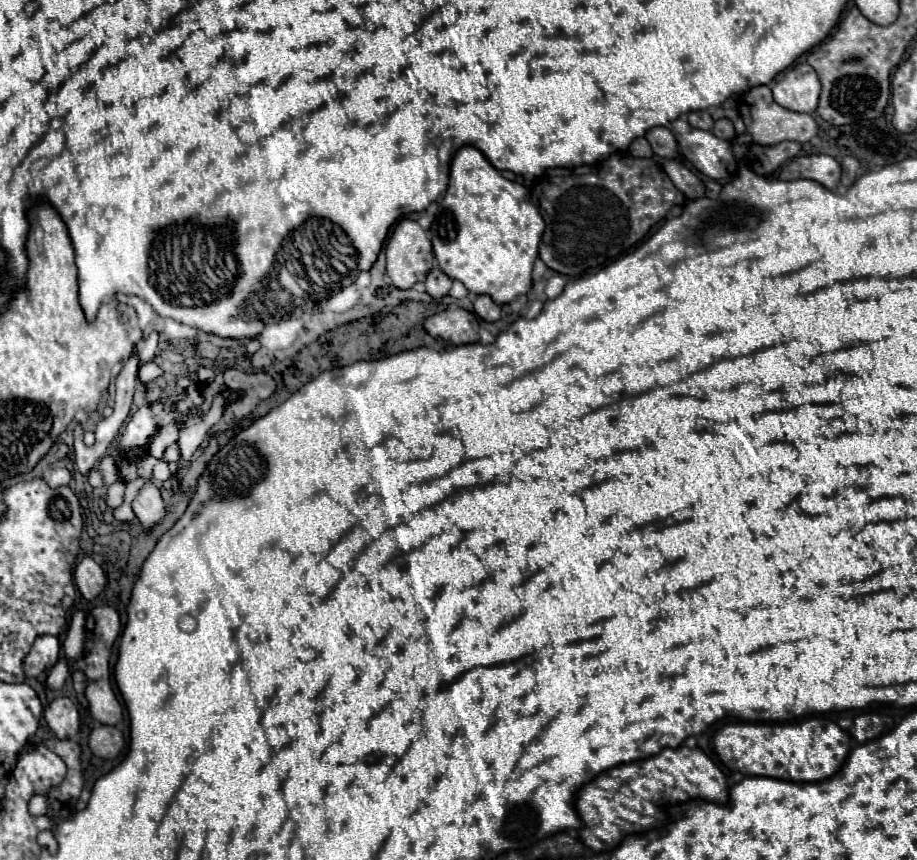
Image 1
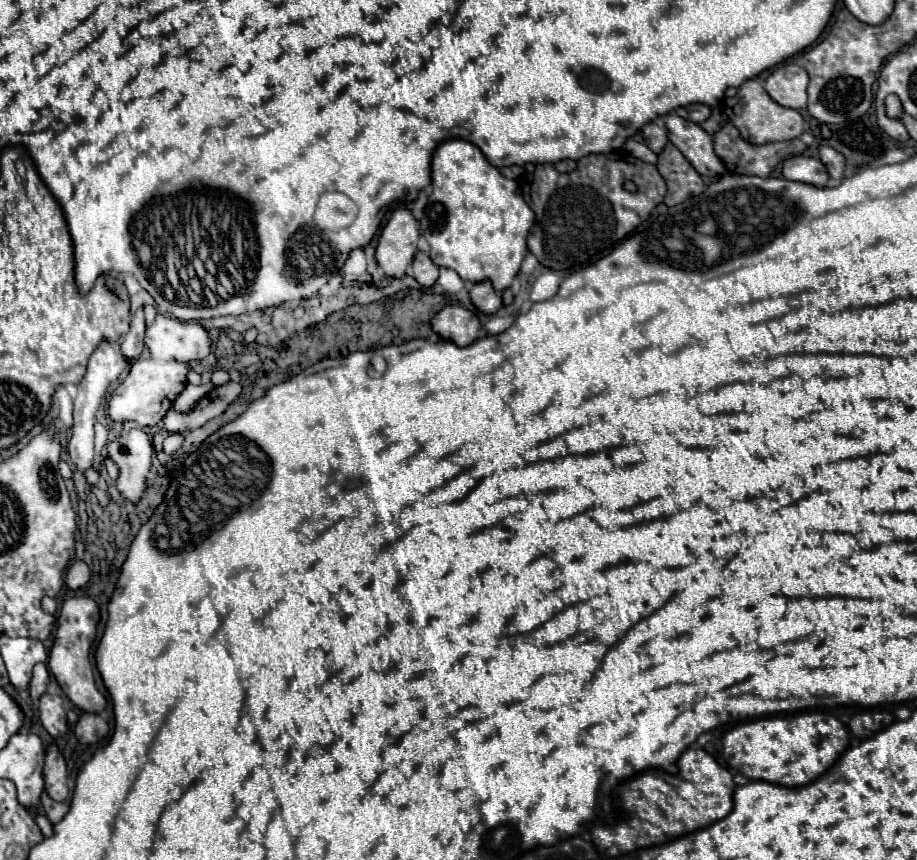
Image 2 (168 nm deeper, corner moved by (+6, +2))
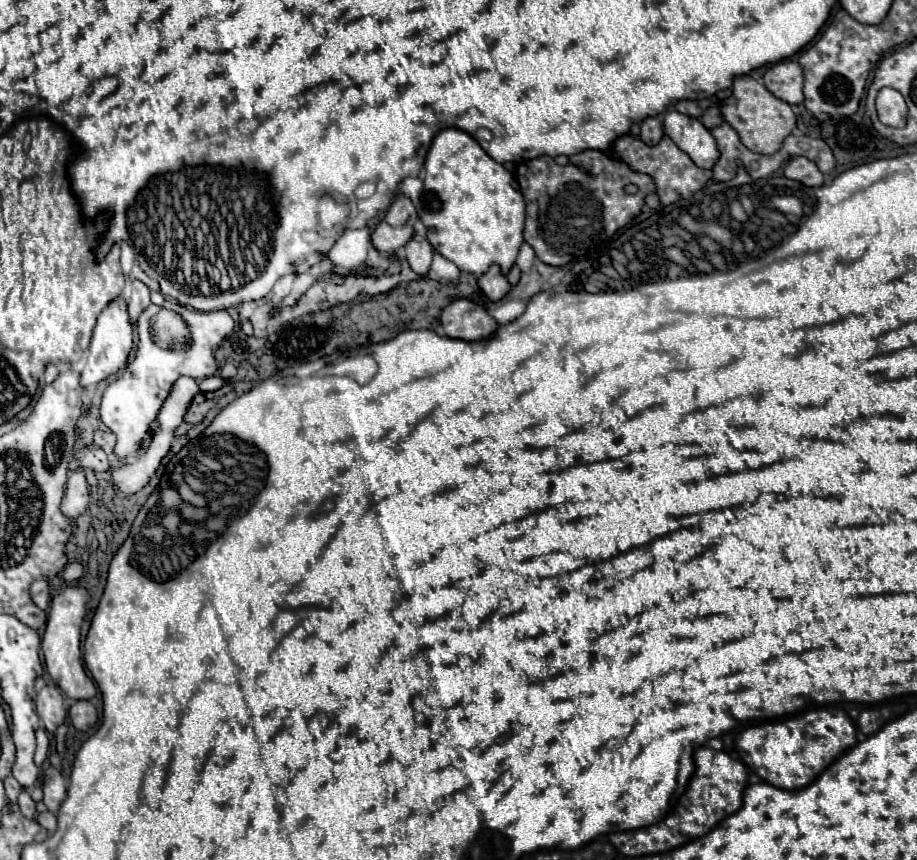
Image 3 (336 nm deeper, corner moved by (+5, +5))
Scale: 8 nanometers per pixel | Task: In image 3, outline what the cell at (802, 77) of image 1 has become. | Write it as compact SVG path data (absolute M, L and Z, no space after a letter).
M783 60L773 64L765 76L765 88L787 104L803 102L803 70L795 60Z

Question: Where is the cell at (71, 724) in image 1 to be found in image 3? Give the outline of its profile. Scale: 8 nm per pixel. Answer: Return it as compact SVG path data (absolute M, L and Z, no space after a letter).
M43 686L35 696L35 706L47 732L55 732L57 726L65 722L67 708L63 706L63 694L57 686Z

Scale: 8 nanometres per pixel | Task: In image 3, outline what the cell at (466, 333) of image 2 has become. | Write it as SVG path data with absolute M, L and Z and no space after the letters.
M453 300L443 308L441 324L445 336L465 342L479 342L497 330L497 322L487 314L487 310L471 300Z

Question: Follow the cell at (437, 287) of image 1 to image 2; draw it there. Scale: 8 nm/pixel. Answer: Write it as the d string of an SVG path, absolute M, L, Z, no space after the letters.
M418 251L414 255L414 279L422 285L422 287L432 287L438 279L438 267L432 263L432 259L424 253L424 251Z

